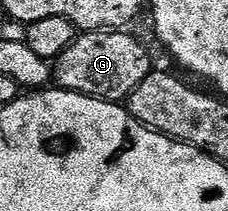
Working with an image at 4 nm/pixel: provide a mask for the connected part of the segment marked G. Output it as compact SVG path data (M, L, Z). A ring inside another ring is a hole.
M127 30L79 32L69 50L53 61L54 83L65 92L76 92L98 100L126 101L153 71L146 46L129 33Z

